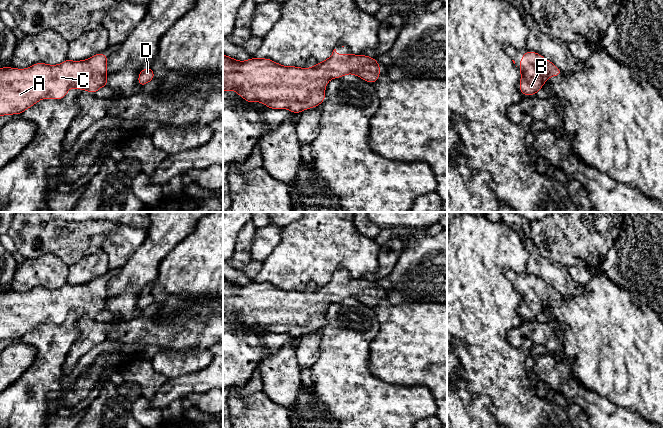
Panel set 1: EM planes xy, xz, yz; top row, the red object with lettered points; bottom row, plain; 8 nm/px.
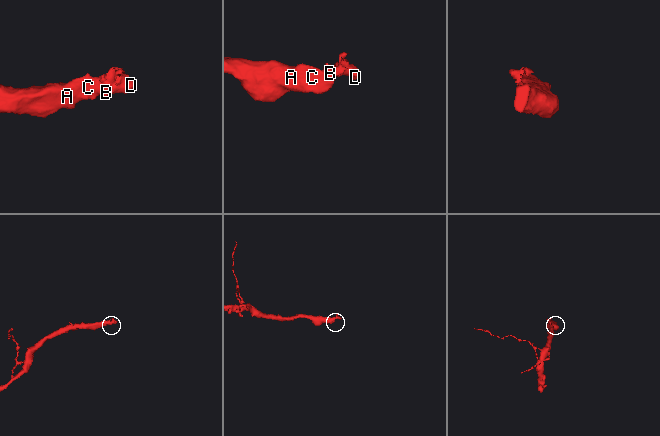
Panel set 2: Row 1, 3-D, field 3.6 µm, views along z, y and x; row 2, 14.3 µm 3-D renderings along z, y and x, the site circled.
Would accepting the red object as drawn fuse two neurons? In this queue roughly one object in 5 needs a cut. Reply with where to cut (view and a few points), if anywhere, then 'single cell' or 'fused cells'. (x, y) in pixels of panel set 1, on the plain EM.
no cut; single cell

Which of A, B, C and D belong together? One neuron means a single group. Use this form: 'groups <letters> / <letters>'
groups A B C D

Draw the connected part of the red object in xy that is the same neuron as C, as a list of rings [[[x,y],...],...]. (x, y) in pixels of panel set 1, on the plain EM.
[[[101,276],[85,284],[72,285],[67,282],[57,289],[38,286],[25,293],[1,291],[0,341],[3,339],[21,339],[42,323],[61,324],[72,311],[79,315],[83,313],[95,318],[101,311],[107,311],[107,286],[108,281],[104,276]]]

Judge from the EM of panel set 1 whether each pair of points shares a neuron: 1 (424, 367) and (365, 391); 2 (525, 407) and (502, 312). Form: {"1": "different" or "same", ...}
{"1": "different", "2": "same"}

